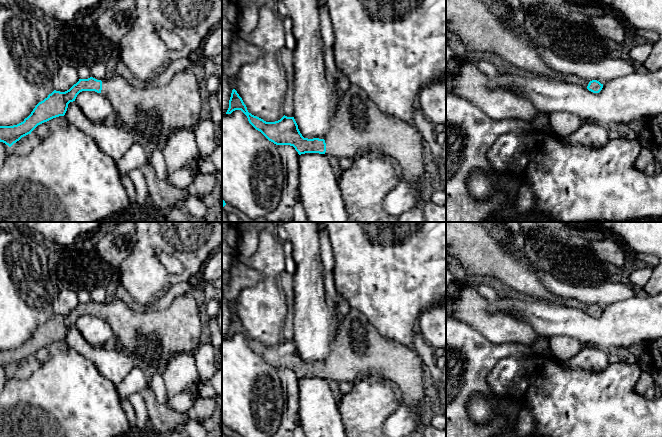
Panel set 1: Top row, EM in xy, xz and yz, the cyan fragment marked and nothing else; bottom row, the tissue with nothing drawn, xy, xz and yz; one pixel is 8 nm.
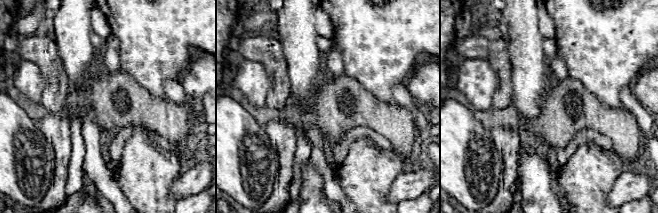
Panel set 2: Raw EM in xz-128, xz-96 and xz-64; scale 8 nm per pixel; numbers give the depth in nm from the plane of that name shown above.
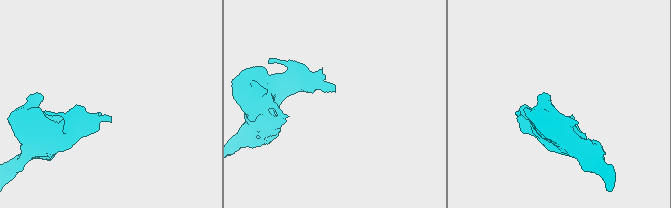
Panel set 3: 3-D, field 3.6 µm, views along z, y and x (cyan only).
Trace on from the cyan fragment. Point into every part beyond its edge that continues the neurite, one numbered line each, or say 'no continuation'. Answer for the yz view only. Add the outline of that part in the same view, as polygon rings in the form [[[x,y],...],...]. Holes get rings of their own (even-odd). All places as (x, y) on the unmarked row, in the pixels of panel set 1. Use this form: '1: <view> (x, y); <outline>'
no continuation

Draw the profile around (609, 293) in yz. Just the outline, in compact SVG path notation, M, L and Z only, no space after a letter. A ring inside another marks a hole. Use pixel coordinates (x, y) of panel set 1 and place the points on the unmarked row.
M539 271L539 278L555 295L575 298L589 305L597 304L603 309L609 304L636 296L632 285L622 283L607 283L597 287L571 286L559 282L552 274L545 271Z

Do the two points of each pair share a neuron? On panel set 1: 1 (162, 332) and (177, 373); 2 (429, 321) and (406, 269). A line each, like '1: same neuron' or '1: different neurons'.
1: different neurons
2: different neurons

